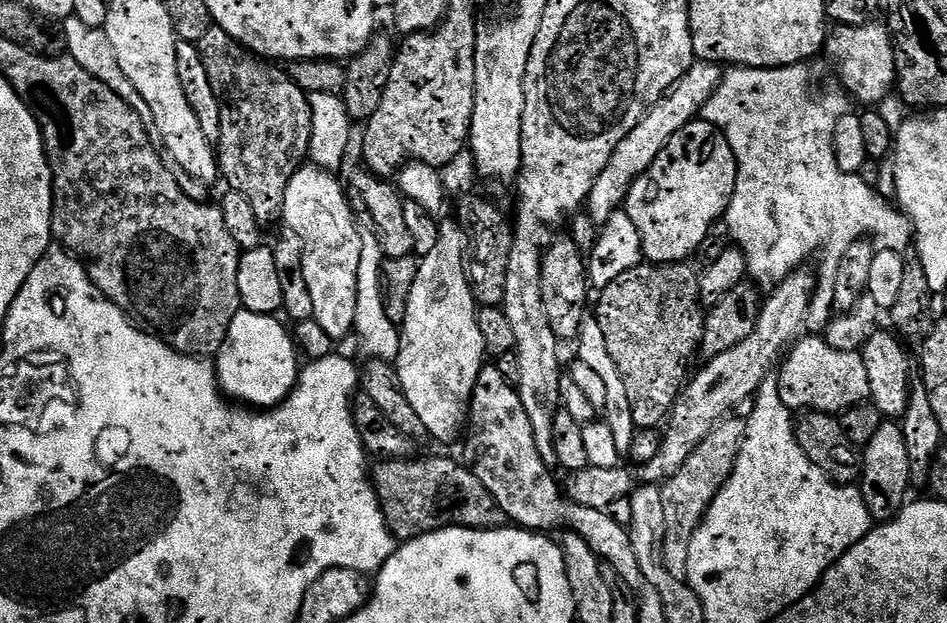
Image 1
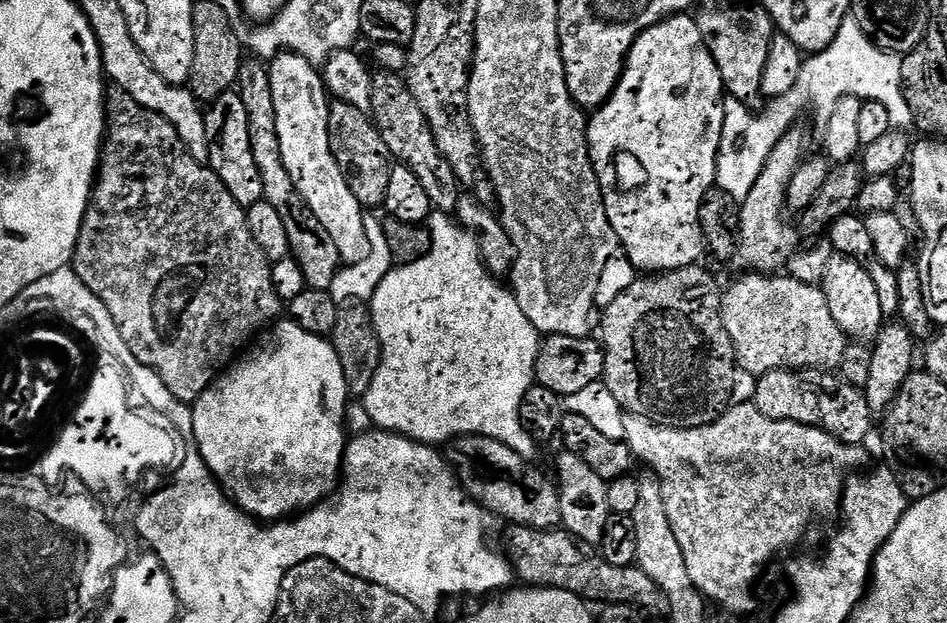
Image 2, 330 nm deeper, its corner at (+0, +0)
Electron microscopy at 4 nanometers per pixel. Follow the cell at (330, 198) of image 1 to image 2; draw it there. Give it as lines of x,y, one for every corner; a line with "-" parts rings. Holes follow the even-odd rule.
282,52
270,61
268,70
270,74
270,90
274,90
274,118
278,122
278,142
282,150
282,162
286,162
286,170
290,170
290,178
302,194
306,206
326,226
330,238
334,238
334,246
338,246
338,254
345,265
358,263
366,253
366,230
364,220
365,209
360,207
358,198
346,186
346,178
338,166
336,156
330,150
330,134
328,133
328,110
330,96
325,89
324,78
321,69
311,64
306,58
302,58
293,52

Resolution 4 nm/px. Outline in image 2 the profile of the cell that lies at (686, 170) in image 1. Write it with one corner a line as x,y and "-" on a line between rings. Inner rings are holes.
681,14
670,16
661,24
656,24
640,34
640,37
632,43
632,49
629,50
628,58
624,63
624,73
620,76
620,81
616,84
616,89
612,92
608,103
591,113
588,121
588,153
592,159
592,169
596,171
596,177
600,183
606,214
610,218
610,226
614,226
614,234
623,255
628,256
632,265
641,273
672,272
675,268
685,268
697,263
701,259
699,256
705,255
706,249
700,229
700,207
702,206
702,198
709,188
716,184
716,159
720,153
725,99
726,93
722,74
718,70
710,50
704,44
695,19
691,15

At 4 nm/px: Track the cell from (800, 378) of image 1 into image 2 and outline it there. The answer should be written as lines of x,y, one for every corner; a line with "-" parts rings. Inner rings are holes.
744,274
741,280
736,280
729,288
723,289
720,313
726,326
726,334
730,334
730,342
734,346
739,371
749,372
752,378
783,368
839,369
842,354
849,343
830,314
822,288
807,285
787,274

